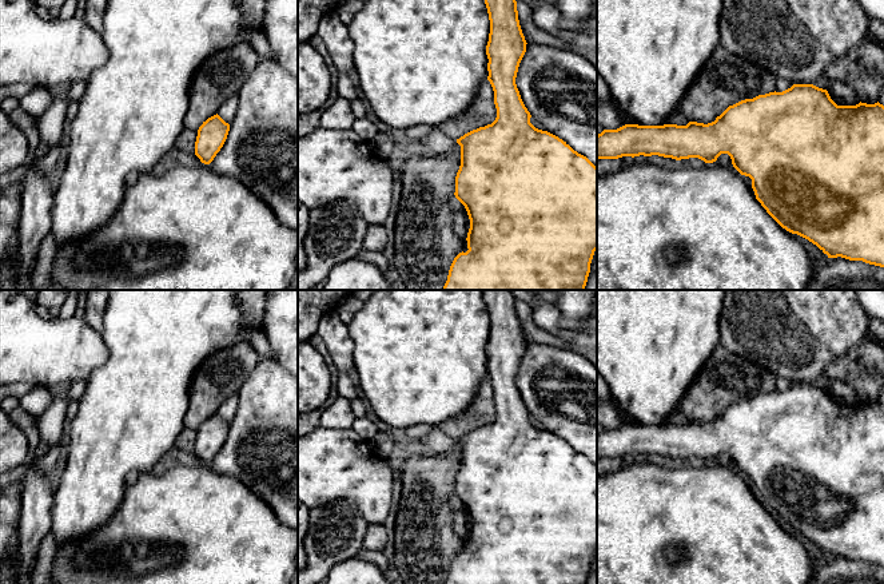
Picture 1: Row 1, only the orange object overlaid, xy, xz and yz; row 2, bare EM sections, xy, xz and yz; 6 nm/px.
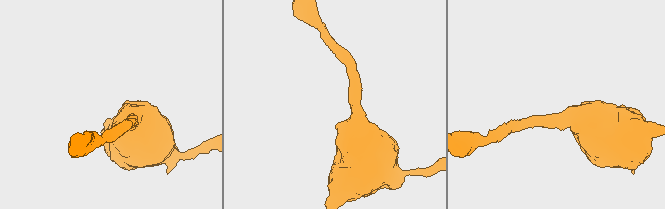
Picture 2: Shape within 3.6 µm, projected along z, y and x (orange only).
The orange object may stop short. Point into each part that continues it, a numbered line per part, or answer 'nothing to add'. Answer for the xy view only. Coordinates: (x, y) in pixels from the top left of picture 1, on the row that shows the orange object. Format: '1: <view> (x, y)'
nothing to add

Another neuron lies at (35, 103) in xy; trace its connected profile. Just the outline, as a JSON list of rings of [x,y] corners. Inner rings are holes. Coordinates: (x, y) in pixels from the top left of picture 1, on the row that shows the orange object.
[[[35,87],[31,92],[20,98],[20,108],[36,123],[41,115],[51,107],[52,94],[48,87]]]

